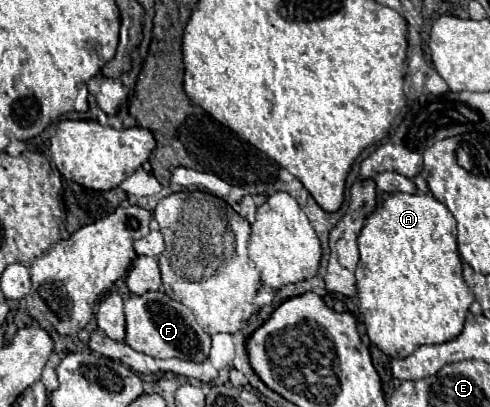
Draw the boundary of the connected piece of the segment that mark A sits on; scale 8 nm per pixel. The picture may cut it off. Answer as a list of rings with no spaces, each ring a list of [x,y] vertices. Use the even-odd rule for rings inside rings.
[[[428,194],[388,196],[368,218],[358,236],[360,262],[356,268],[359,314],[370,342],[390,358],[410,356],[418,346],[454,340],[462,328],[474,296],[462,278],[462,260],[456,248],[456,220],[450,210]]]

